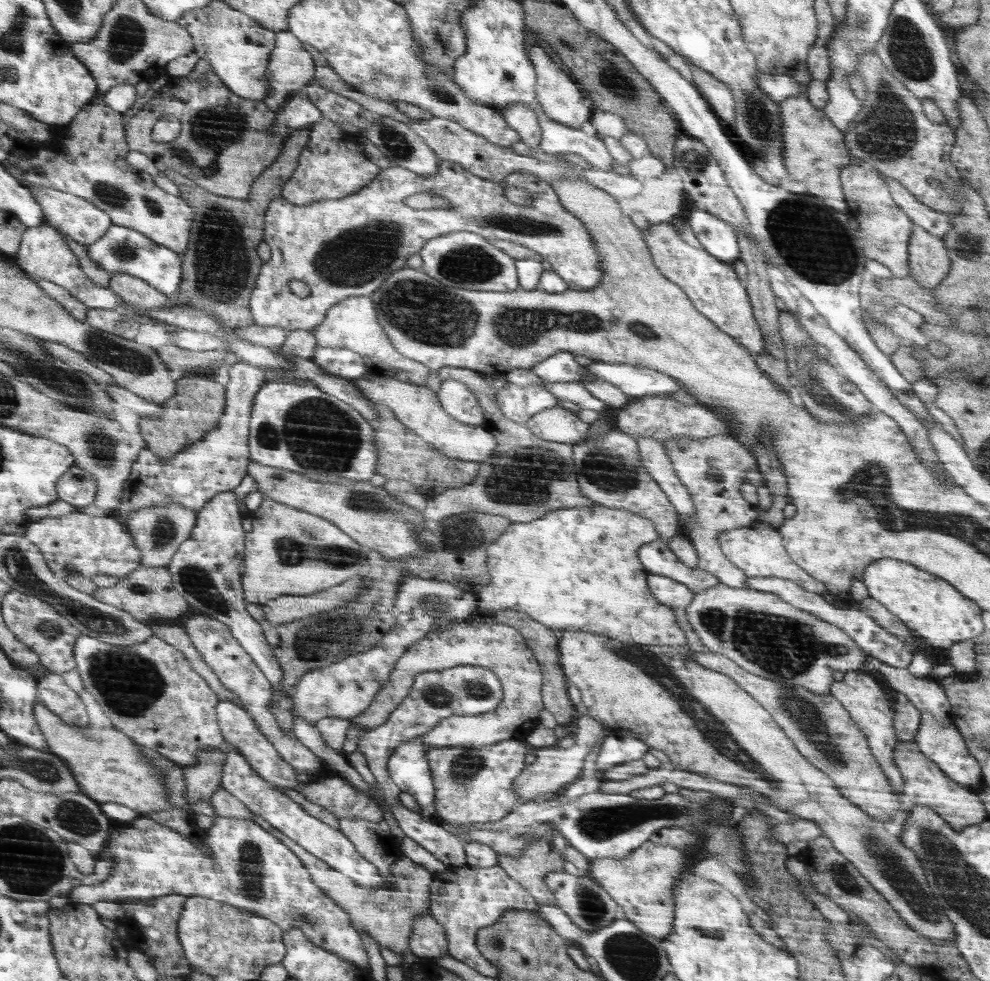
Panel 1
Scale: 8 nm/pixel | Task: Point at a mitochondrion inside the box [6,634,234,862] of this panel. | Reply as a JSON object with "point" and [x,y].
{"point":[130,684]}

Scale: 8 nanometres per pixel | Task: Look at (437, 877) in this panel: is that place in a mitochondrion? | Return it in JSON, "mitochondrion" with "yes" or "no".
{"mitochondrion":"no"}

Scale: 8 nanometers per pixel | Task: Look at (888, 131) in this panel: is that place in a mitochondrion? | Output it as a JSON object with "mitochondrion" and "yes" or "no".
{"mitochondrion":"yes"}

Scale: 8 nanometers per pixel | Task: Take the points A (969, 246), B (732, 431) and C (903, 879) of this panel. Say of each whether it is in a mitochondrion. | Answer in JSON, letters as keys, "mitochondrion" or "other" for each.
{"A":"mitochondrion","B":"other","C":"mitochondrion"}

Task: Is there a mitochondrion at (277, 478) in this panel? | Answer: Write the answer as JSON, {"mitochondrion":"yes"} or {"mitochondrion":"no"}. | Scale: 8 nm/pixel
{"mitochondrion":"yes"}

